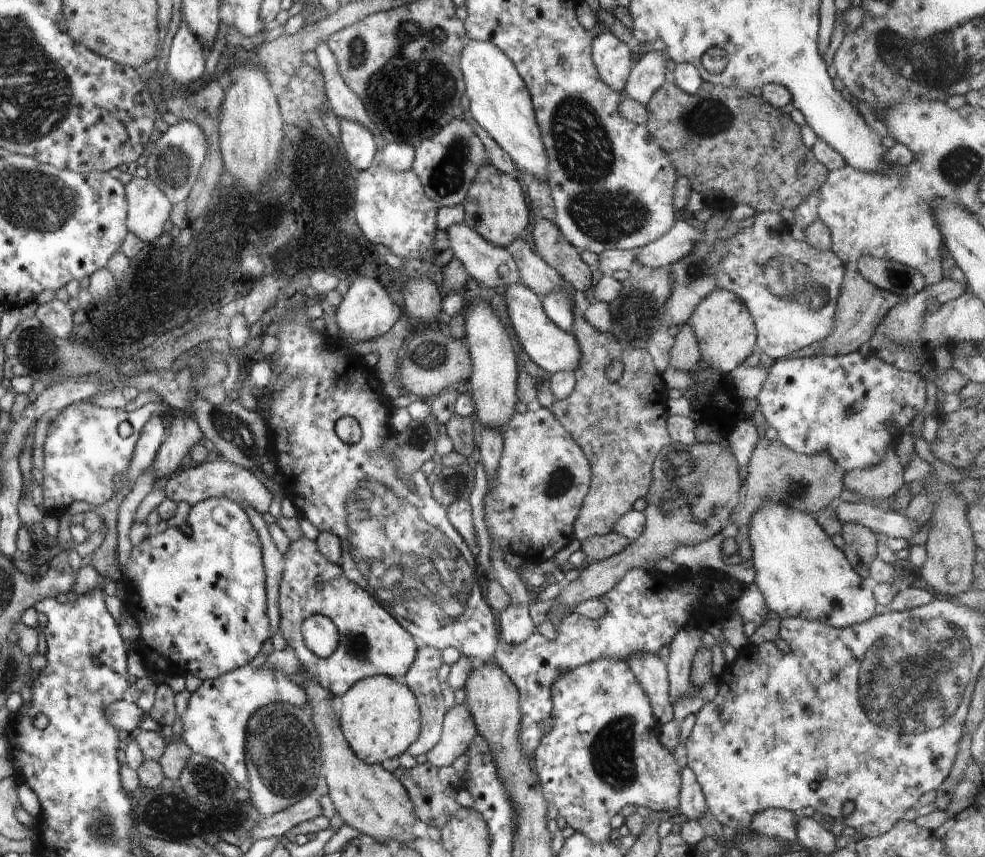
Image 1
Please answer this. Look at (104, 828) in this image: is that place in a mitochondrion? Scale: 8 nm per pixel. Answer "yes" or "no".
yes

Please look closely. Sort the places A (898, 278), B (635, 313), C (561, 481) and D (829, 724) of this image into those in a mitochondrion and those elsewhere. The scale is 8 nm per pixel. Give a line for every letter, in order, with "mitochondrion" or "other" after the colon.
A: mitochondrion
B: mitochondrion
C: mitochondrion
D: other

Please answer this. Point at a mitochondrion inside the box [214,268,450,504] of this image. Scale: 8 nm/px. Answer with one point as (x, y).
(418, 438)

